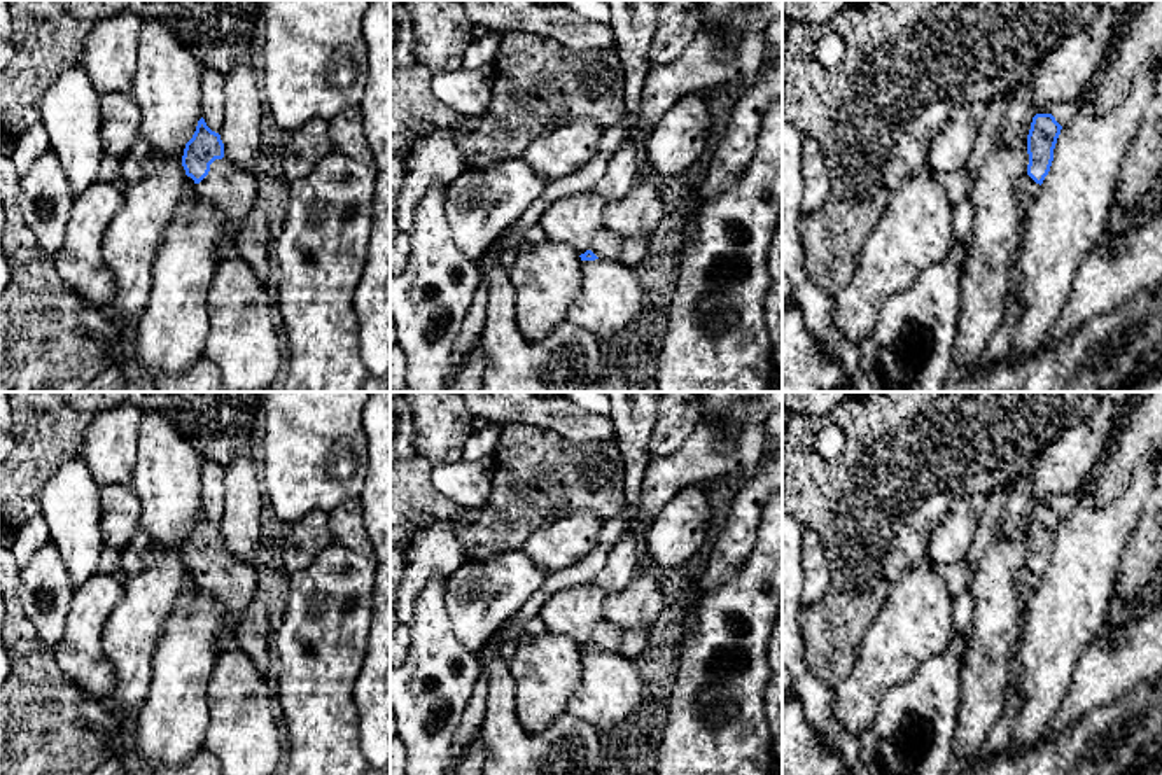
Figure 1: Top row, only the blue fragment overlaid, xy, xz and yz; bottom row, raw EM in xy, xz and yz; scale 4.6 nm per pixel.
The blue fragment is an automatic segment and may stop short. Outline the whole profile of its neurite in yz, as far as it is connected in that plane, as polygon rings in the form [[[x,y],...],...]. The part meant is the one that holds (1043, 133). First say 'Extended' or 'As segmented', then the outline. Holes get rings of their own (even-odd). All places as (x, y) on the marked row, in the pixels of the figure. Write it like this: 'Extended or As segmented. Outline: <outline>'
Extended. Outline: [[[1078,100],[1054,105],[1048,114],[1036,114],[1027,135],[1027,175],[1018,182],[1018,203],[1024,212],[1036,201],[1040,185],[1050,171],[1060,129],[1078,110]]]

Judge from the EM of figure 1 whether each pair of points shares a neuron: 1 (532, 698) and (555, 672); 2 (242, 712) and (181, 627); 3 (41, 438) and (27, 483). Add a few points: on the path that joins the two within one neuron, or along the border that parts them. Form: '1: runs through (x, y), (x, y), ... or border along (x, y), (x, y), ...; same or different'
1: runs through (539, 691), (548, 679); same
2: border along (221, 651), (209, 681), (207, 712); different
3: runs through (39, 448), (27, 473); same

